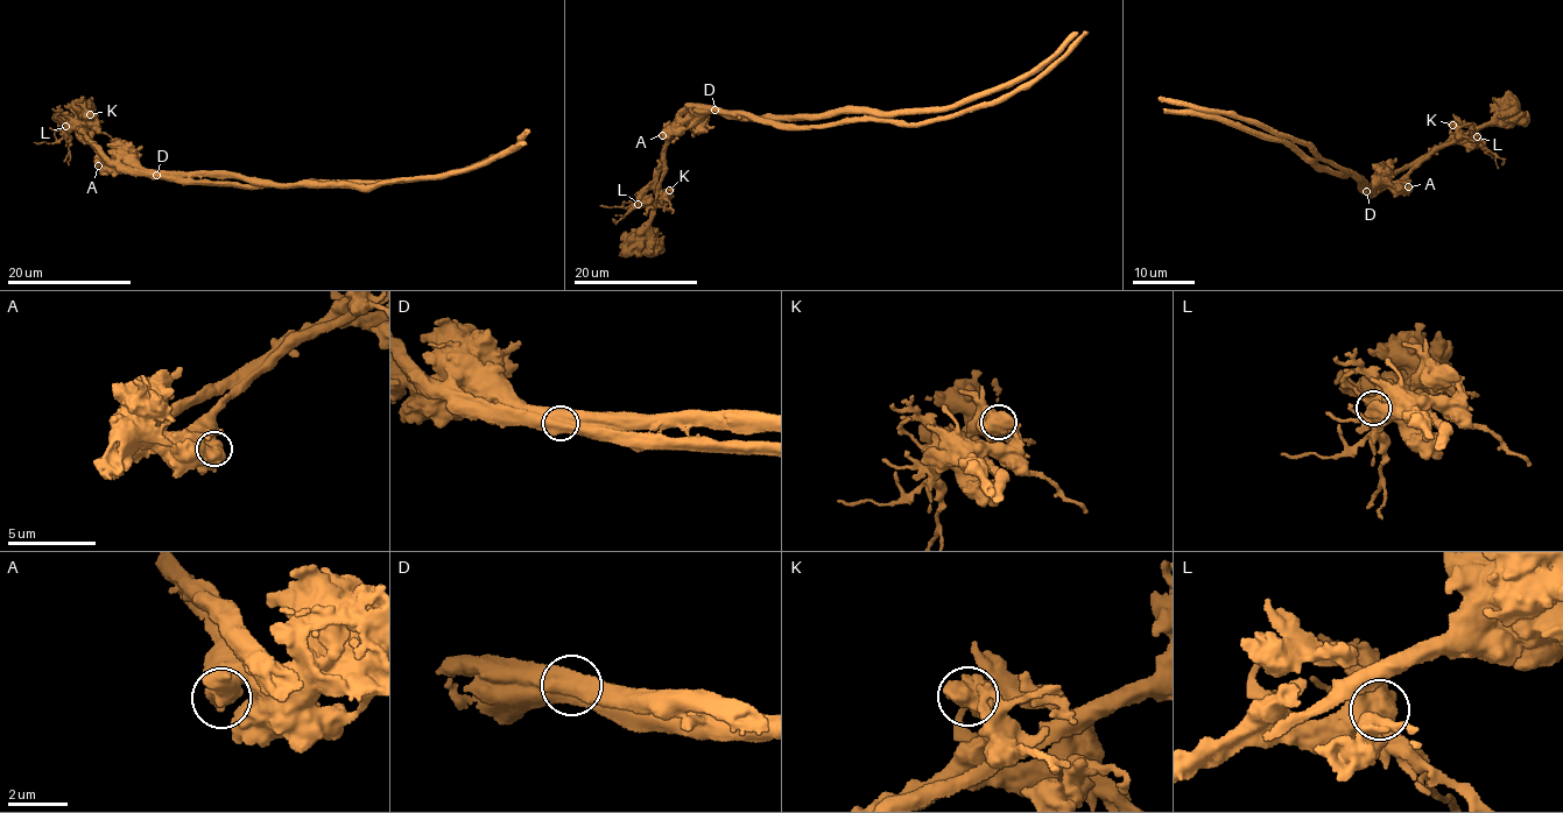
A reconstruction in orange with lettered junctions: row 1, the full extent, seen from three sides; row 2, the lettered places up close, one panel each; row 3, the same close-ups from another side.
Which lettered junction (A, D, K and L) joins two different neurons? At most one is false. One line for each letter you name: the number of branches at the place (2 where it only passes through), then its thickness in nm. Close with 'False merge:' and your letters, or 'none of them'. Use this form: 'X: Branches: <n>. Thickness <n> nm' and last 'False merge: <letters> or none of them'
D: Branches: 2. Thickness 800 nm
False merge: D

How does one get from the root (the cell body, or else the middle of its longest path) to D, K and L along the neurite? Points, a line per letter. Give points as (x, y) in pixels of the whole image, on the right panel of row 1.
D: (1381, 175), (1366, 191)
K: (1381, 175), (1389, 182), (1394, 175), (1457, 132), (1452, 125)
L: (1381, 175), (1389, 182), (1435, 150), (1450, 143), (1464, 145), (1477, 136)

